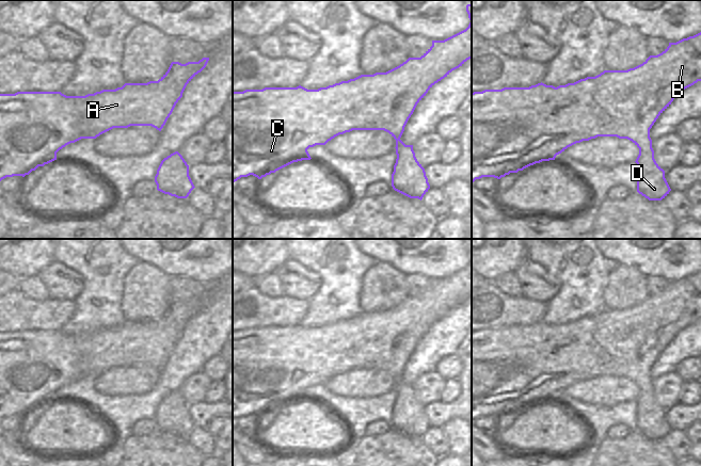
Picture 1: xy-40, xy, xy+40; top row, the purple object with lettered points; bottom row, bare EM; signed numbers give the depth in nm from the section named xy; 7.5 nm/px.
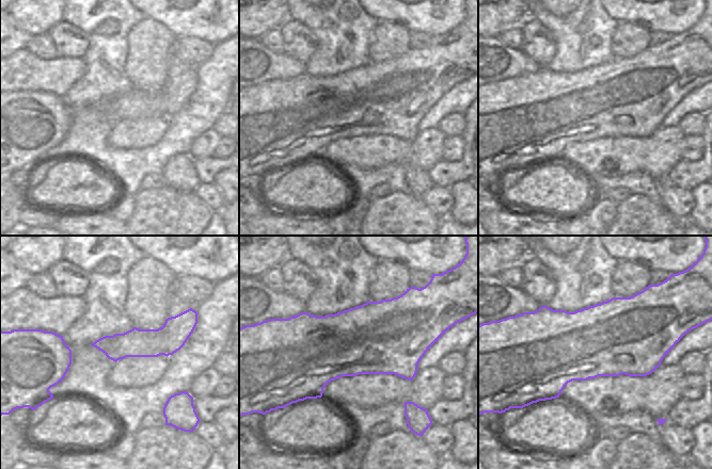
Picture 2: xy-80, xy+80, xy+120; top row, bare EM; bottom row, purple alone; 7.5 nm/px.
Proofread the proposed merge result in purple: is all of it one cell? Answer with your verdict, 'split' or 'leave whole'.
leave whole

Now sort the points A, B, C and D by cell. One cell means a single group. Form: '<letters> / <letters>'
A B C D

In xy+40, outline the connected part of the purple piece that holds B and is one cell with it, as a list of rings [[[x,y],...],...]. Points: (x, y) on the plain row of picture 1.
[[[701,271],[676,282],[669,282],[669,285],[662,292],[650,294],[642,303],[627,309],[604,309],[595,316],[587,316],[574,322],[568,322],[557,326],[541,321],[529,326],[504,326],[501,328],[474,331],[472,332],[472,422],[482,416],[500,418],[510,412],[517,412],[536,402],[555,399],[556,395],[564,390],[568,386],[583,380],[589,380],[598,375],[617,375],[632,380],[639,387],[639,393],[635,400],[637,402],[637,431],[649,439],[662,439],[669,433],[671,428],[665,417],[665,409],[654,398],[650,368],[658,355],[671,343],[673,338],[683,328],[694,324],[698,320],[701,320]]]

